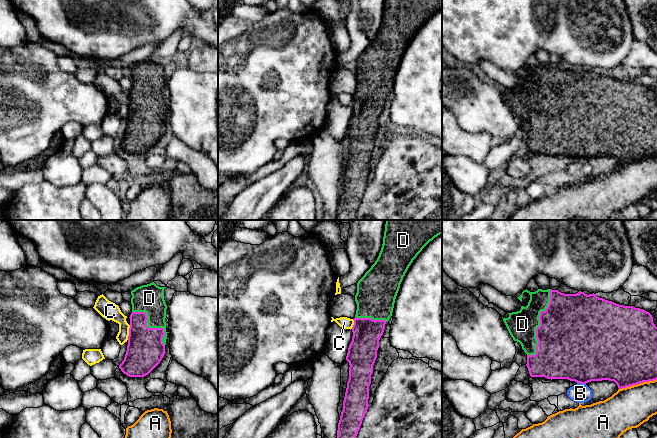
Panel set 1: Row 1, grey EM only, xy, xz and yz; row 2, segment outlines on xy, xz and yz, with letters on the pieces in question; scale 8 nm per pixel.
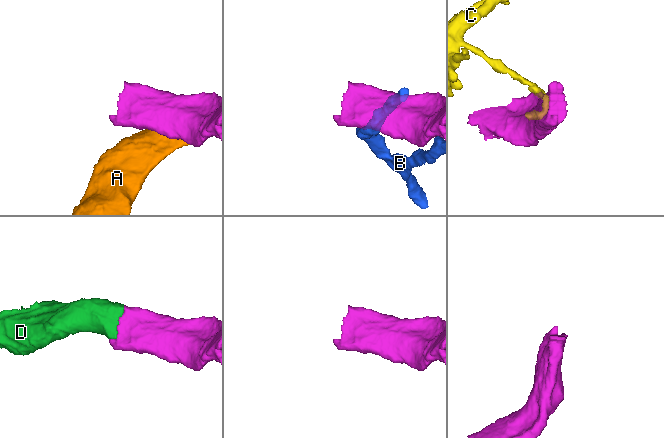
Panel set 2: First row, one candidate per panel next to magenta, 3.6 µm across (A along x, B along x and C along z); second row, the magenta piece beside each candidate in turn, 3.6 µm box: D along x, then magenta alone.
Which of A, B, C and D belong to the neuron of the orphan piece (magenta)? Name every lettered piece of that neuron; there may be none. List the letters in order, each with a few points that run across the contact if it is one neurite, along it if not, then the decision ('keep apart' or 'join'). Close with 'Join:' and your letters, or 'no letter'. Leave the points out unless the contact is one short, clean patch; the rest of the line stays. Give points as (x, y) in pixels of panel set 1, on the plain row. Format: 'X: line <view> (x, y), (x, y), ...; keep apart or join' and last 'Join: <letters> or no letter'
A: keep apart
B: keep apart
C: line xy (130, 101), (127, 115); keep apart
D: join
Join: D

